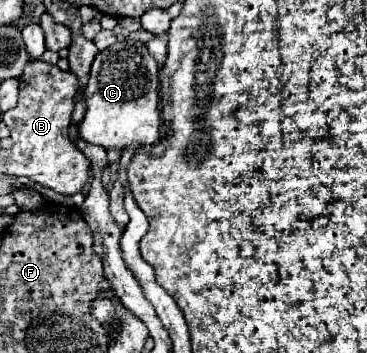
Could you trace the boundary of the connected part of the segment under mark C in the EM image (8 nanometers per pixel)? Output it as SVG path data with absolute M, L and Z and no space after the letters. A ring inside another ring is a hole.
M115 42L93 60L89 84L85 90L87 114L79 124L81 138L103 146L105 150L123 150L129 146L153 146L161 140L159 114L159 68L149 50L137 42Z

